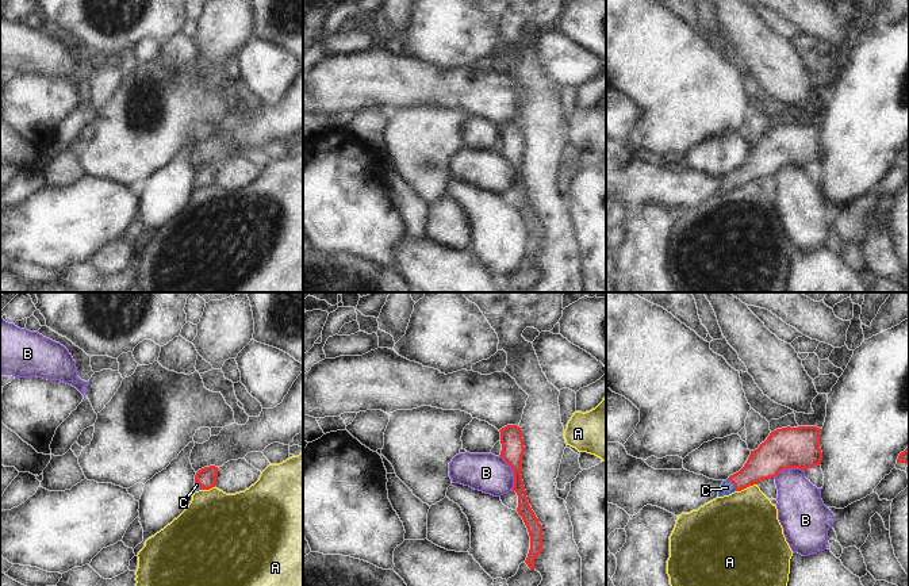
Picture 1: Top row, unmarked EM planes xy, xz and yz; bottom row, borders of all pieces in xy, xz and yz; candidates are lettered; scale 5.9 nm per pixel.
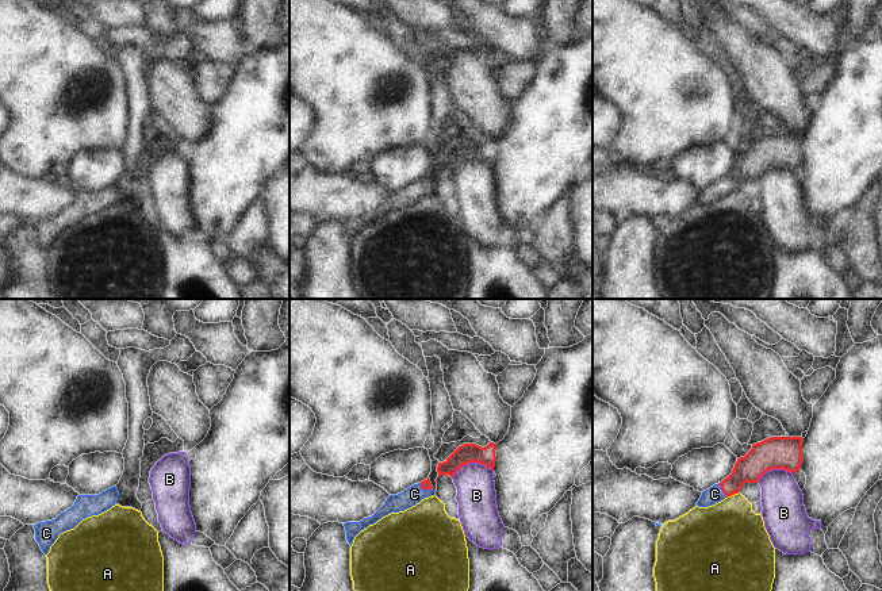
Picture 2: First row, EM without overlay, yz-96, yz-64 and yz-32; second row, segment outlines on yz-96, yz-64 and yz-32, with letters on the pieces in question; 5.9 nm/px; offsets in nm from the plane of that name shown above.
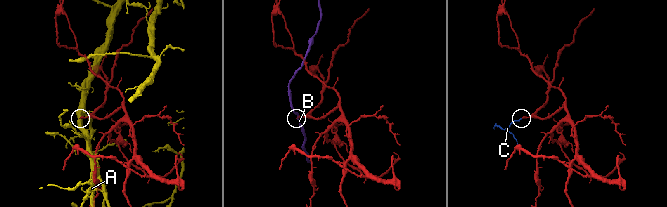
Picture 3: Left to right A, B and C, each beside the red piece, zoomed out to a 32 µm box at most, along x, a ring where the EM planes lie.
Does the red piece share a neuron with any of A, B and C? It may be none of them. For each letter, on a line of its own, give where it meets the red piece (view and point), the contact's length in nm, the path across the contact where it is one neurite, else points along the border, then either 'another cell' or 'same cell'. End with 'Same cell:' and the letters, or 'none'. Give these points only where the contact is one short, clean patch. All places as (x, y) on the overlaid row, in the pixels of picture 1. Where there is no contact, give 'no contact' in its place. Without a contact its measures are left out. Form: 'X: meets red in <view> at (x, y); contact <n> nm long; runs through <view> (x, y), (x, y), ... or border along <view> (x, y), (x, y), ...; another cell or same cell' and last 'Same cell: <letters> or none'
A: meets red in yz at (746, 487); contact 140 nm long; border along yz (756, 483), (736, 491); another cell
B: meets red in xz at (513, 471); contact 220 nm long; border along xz (499, 455), (513, 472), (511, 489); another cell
C: meets red in yz at (733, 483); contact 90 nm long; runs through yz (766, 462), (733, 483), (727, 487); same cell
Same cell: C

